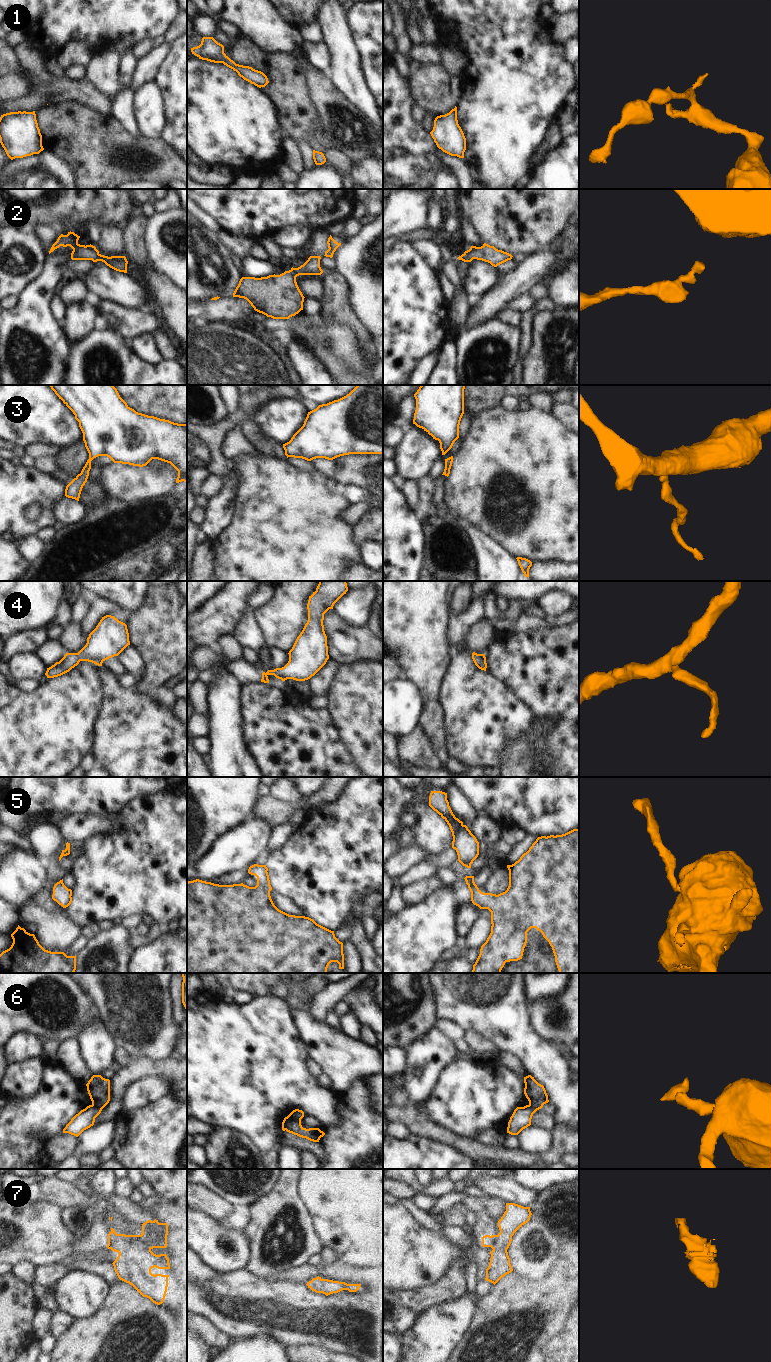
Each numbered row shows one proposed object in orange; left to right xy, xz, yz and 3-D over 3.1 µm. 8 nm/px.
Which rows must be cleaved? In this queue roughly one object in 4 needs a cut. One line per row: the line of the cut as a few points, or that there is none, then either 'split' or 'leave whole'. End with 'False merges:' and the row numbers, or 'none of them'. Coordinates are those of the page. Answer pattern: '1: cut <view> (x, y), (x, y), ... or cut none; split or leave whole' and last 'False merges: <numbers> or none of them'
1: cut none; leave whole
2: cut none; leave whole
3: cut none; leave whole
4: cut none; leave whole
5: cut none; leave whole
6: cut xz (300, 1119), (292, 1119), (285, 1129); split
7: cut none; leave whole
False merges: 6

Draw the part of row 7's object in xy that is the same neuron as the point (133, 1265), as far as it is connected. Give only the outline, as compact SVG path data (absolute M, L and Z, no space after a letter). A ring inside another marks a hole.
M156 1219L142 1224L141 1235L117 1234L113 1228L108 1234L107 1248L119 1253L112 1263L118 1278L157 1305L165 1299L169 1275L154 1275L151 1269L170 1269L170 1264L166 1254L156 1255L151 1250L166 1248L167 1235L168 1224Z

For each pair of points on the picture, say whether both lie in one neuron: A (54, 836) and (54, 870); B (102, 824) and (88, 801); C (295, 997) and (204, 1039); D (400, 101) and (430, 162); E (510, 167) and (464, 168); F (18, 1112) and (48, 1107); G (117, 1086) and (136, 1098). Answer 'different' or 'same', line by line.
A: different
B: different
C: different
D: same
E: different
F: same
G: different

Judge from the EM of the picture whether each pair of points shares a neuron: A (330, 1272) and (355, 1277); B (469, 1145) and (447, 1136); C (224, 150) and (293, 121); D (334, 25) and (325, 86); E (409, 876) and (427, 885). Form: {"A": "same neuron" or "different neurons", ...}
{"A": "same neuron", "B": "same neuron", "C": "different neurons", "D": "different neurons", "E": "different neurons"}

